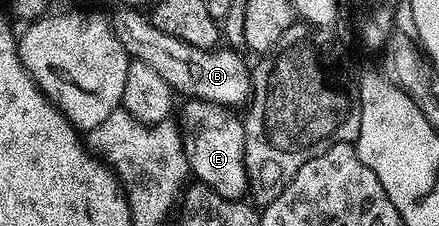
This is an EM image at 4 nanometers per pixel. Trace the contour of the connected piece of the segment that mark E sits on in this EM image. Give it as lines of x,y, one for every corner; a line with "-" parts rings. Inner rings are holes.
187,102
184,135
188,140
188,158
193,178
210,187
225,199
243,198
247,194
250,178
246,175
246,129
227,108
217,103

